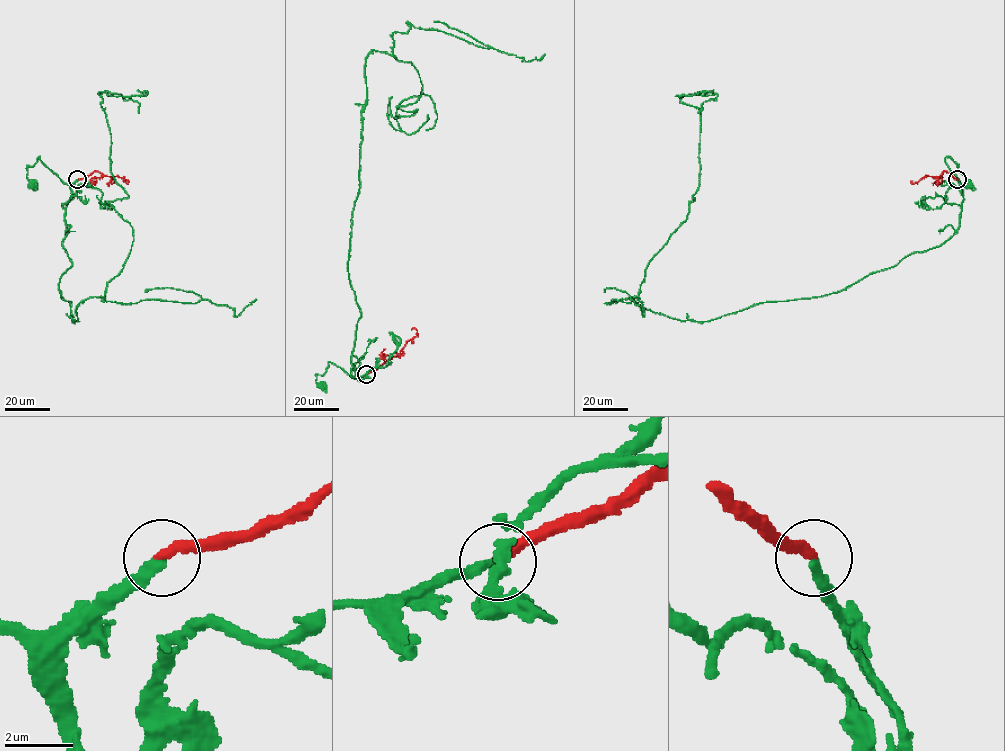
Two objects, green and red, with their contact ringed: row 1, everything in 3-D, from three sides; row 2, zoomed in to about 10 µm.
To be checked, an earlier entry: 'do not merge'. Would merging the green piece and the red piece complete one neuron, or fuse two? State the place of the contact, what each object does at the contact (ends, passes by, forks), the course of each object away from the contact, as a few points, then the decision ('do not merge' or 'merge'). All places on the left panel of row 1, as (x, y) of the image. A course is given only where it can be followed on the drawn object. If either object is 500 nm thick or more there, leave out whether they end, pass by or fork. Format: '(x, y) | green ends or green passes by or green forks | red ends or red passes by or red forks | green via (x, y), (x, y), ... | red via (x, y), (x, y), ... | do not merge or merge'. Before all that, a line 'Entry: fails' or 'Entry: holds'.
Entry: fails
(77, 179) | green ends | red ends | green via (77, 180), (65, 184), (39, 157), (33, 166), (27, 168), (27, 178), (33, 184) | red via (77, 180), (95, 171), (104, 176), (118, 176), (128, 182), (122, 180) | merge

